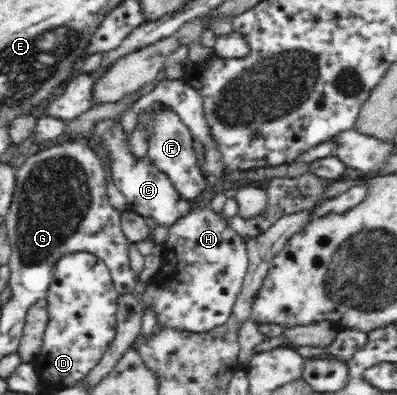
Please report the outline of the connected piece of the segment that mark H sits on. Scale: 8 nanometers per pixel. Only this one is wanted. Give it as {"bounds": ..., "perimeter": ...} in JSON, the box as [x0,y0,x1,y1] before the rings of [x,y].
{"bounds":[139,204,249,333],"perimeter":[[[200,204],[193,208],[175,225],[168,227],[169,236],[161,247],[166,254],[166,262],[150,283],[139,289],[145,306],[154,306],[157,316],[157,327],[178,328],[190,332],[207,333],[214,327],[222,326],[232,312],[236,297],[242,290],[243,280],[249,268],[249,256],[246,241],[236,231],[226,225],[226,218],[220,213]]]}

